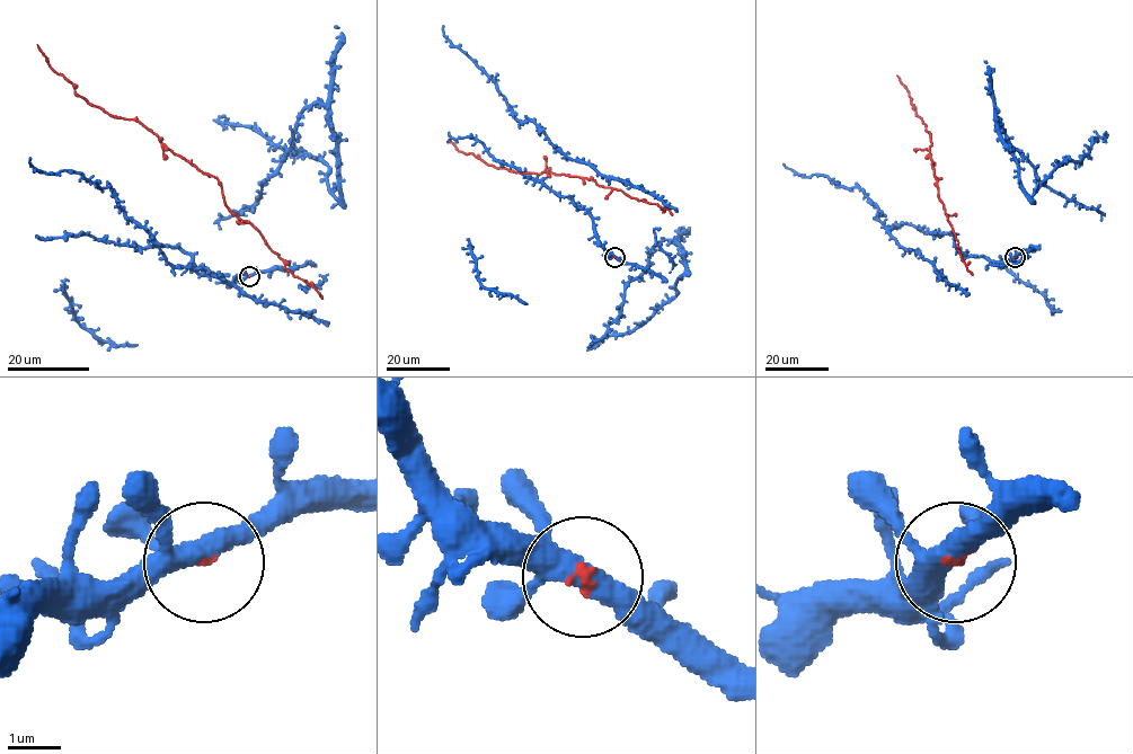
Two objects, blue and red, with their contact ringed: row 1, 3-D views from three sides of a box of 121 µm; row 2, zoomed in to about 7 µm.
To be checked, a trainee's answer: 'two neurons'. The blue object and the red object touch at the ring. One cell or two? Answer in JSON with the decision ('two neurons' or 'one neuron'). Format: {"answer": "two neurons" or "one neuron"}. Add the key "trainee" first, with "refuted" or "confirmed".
{"trainee": "refuted", "answer": "one neuron"}

